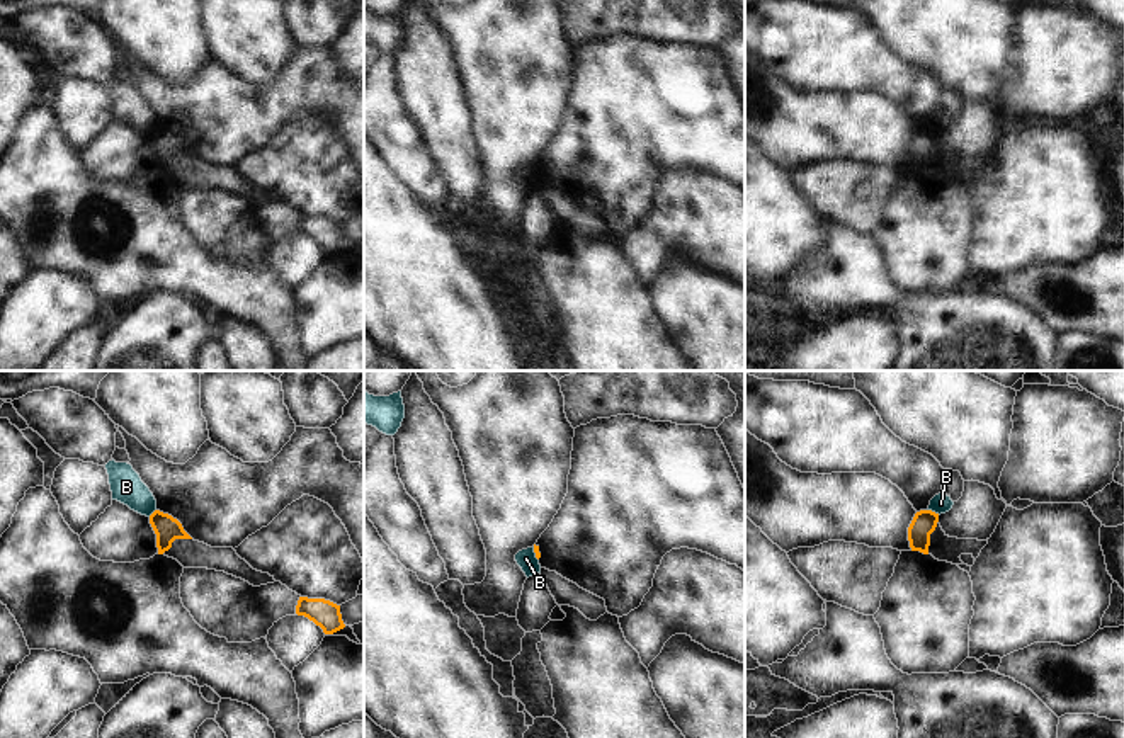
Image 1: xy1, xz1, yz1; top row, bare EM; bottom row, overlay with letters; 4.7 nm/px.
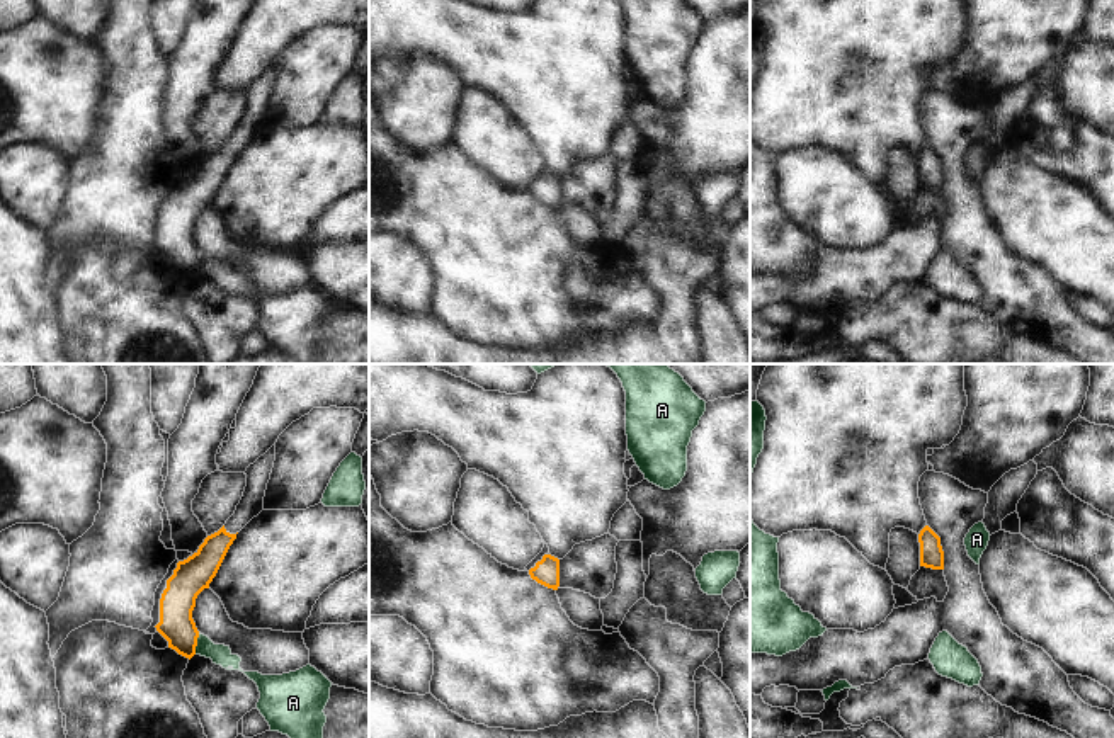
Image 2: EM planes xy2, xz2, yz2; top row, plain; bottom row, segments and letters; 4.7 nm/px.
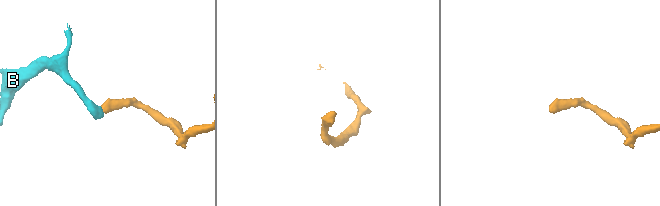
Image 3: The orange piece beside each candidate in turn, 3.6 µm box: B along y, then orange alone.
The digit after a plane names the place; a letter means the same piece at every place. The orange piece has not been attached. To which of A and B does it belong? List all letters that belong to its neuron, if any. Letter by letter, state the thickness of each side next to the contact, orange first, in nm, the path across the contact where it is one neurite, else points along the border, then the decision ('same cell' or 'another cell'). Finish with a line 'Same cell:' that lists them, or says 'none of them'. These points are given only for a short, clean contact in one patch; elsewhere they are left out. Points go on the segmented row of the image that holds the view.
A: 160 nm thick on the orange side, 100 nm on the other; another cell
B: 120 nm thick on the orange side, 90 nm on the other; border along yz1 (927, 509), (939, 514); another cell
Same cell: none of them

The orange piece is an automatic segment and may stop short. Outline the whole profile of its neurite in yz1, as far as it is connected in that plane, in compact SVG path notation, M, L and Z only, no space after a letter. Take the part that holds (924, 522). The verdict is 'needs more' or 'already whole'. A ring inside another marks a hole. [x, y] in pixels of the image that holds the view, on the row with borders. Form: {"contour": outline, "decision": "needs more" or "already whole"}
{"contour": "M920 510L915 514L908 527L908 541L911 551L920 551L928 554L930 534L935 531L939 522L939 514L932 510Z", "decision": "already whole"}

